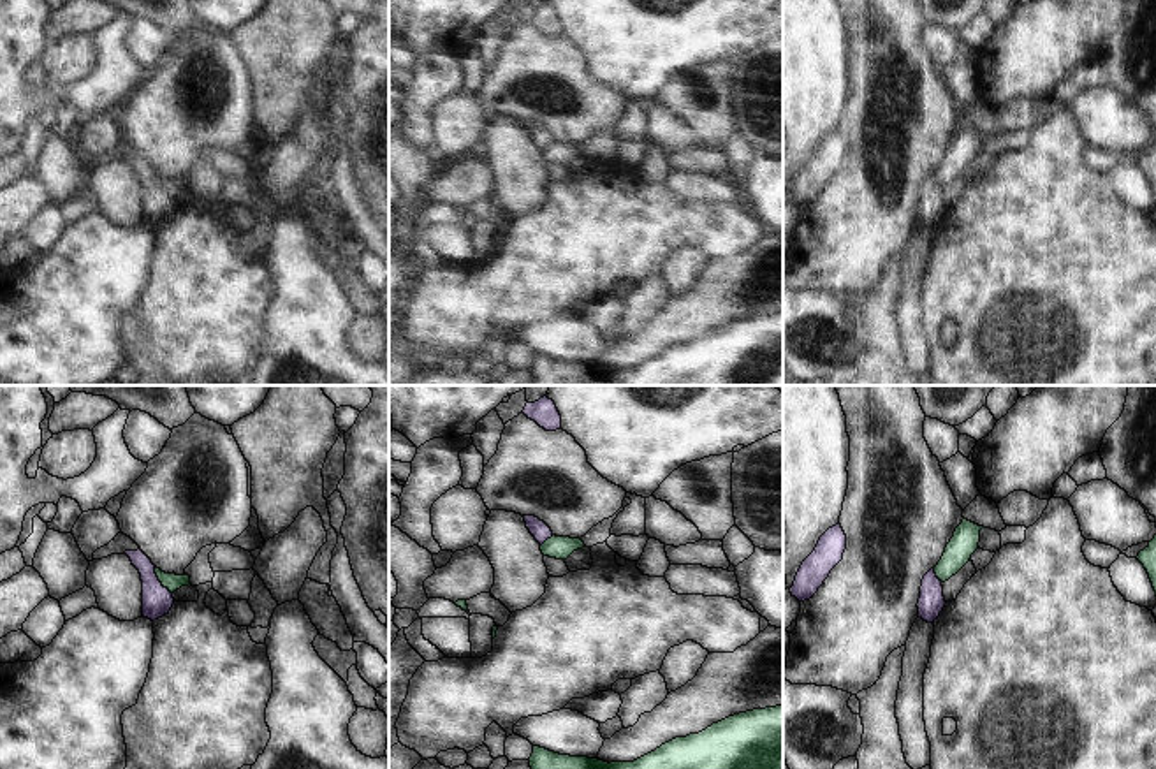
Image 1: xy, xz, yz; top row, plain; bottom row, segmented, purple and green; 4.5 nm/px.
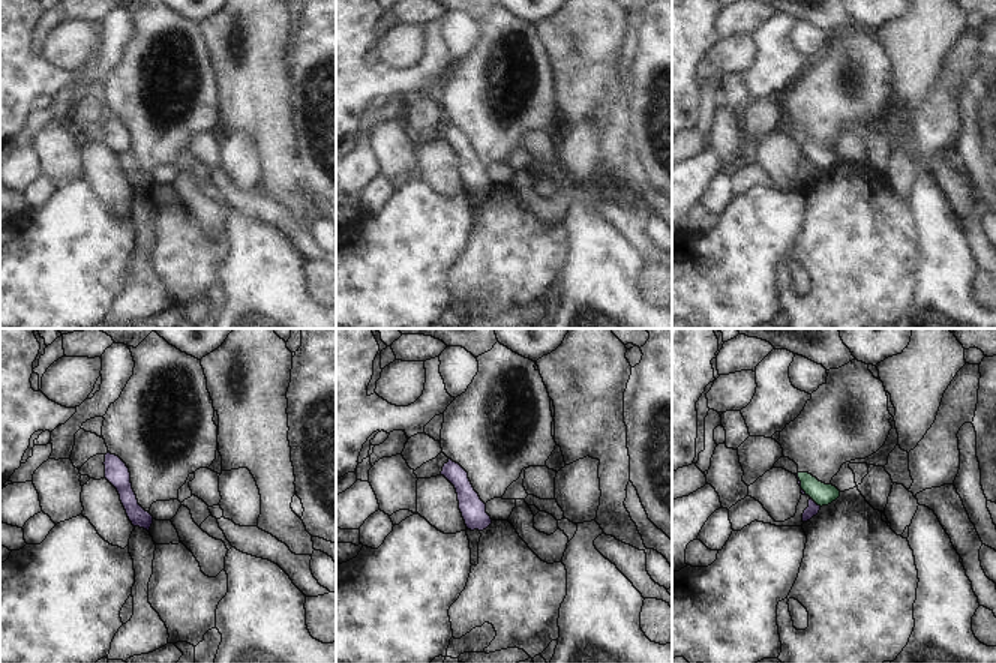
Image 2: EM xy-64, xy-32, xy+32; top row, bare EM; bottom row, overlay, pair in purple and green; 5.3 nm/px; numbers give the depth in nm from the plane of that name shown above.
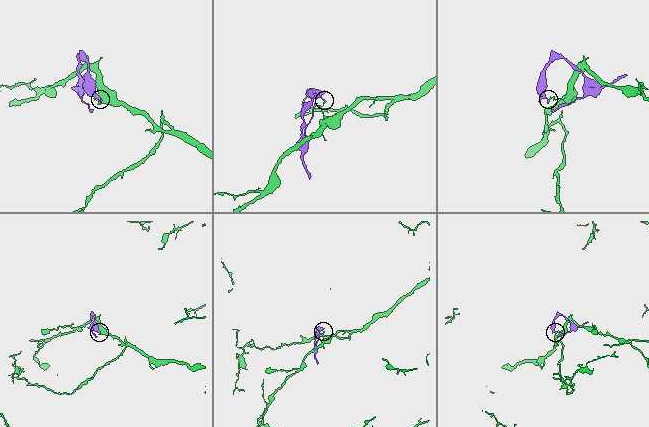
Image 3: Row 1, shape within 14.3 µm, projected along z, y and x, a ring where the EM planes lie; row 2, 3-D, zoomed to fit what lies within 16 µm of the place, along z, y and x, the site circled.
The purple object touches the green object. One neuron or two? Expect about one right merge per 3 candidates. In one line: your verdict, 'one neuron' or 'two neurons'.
two neurons

